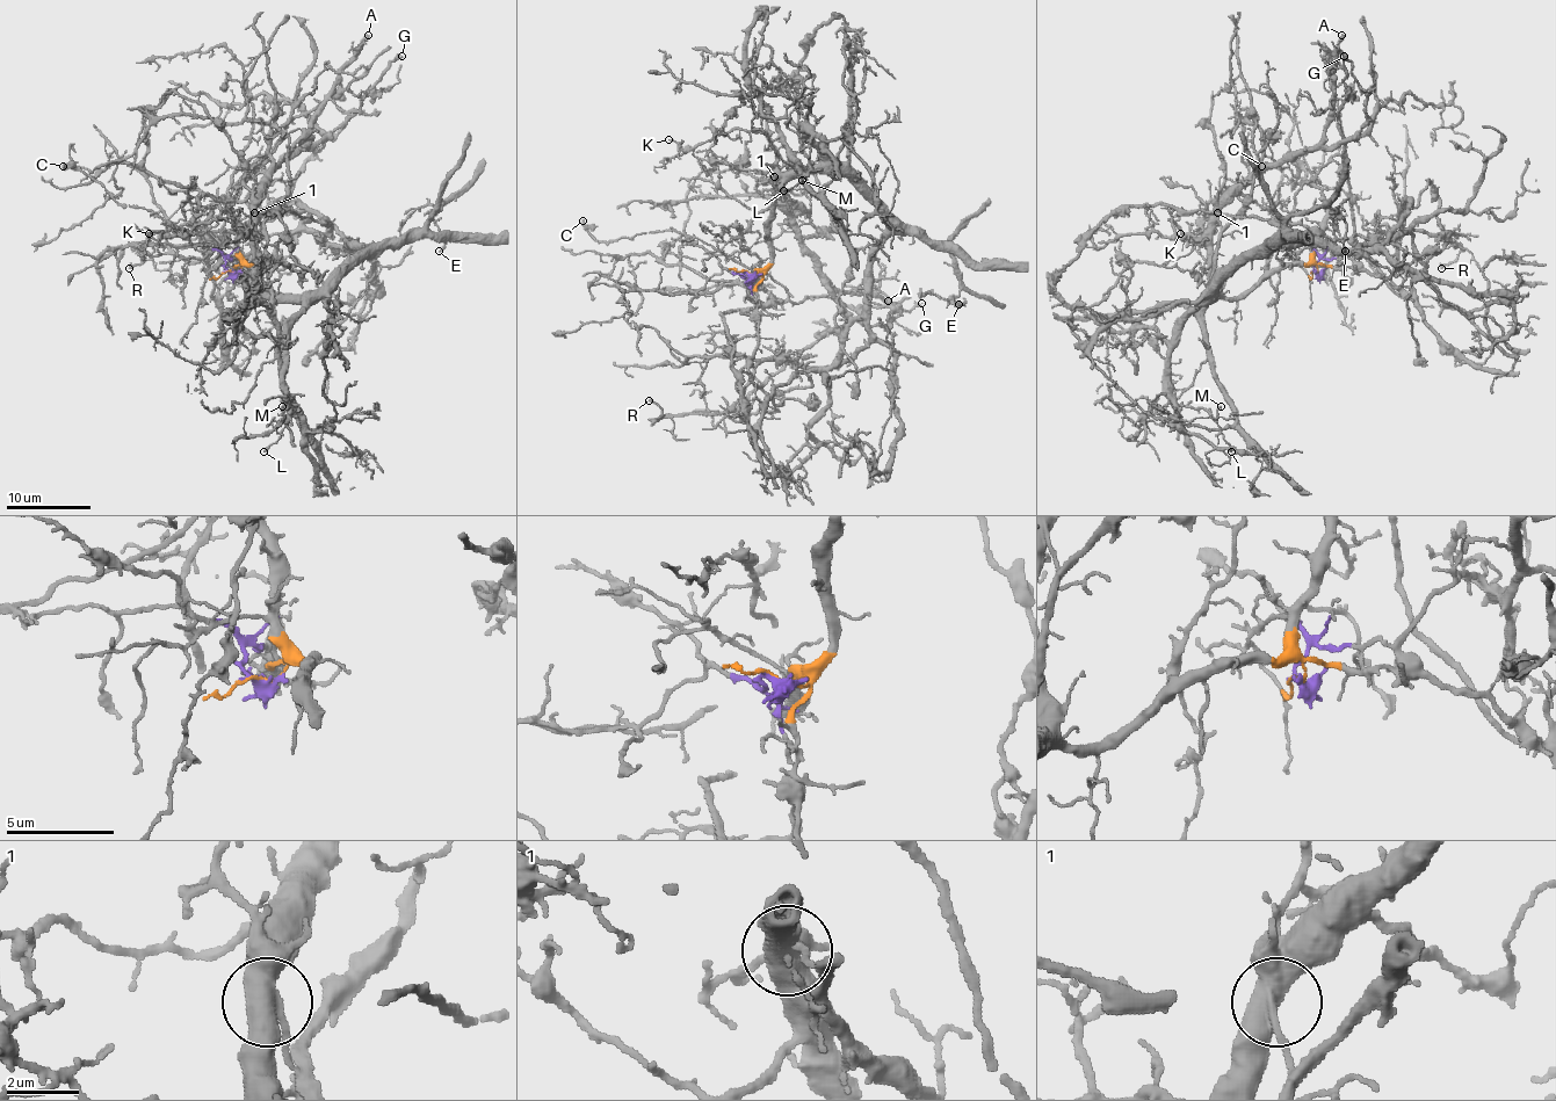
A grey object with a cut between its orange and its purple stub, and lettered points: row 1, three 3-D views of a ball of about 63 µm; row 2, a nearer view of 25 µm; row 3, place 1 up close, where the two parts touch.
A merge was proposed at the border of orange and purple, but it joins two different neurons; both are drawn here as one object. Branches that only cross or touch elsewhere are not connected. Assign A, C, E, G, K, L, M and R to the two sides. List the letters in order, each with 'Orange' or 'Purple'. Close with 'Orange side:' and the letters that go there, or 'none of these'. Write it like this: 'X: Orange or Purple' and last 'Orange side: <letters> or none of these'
A: Orange
C: Purple
E: Orange
G: Orange
K: Orange
L: Orange
M: Orange
R: Orange
Orange side: A, E, G, K, L, M, R

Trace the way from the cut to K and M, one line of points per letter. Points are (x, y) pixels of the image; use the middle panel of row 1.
K: (750, 273), (760, 277), (771, 260), (771, 210), (781, 178), (774, 144), (750, 130), (680, 146), (670, 140)
M: (750, 273), (760, 277), (771, 260), (774, 193), (820, 159), (804, 130), (810, 169), (802, 180)

